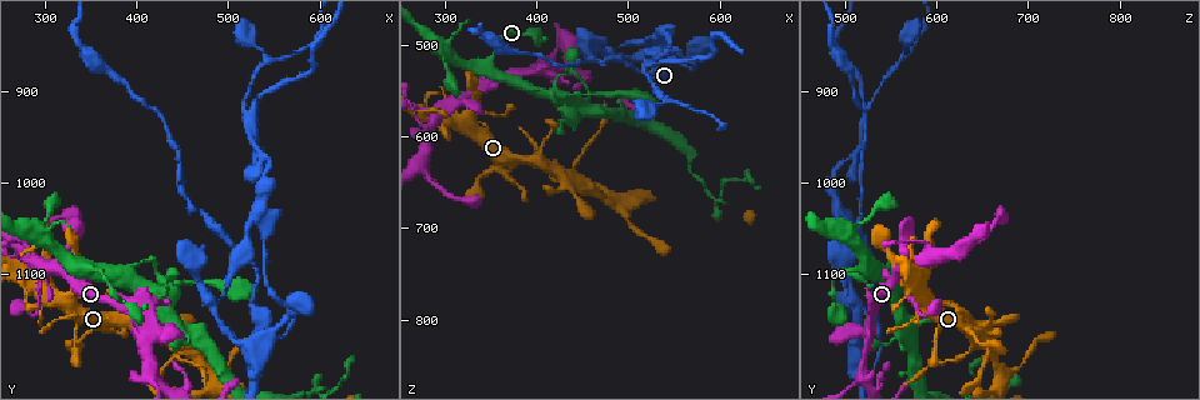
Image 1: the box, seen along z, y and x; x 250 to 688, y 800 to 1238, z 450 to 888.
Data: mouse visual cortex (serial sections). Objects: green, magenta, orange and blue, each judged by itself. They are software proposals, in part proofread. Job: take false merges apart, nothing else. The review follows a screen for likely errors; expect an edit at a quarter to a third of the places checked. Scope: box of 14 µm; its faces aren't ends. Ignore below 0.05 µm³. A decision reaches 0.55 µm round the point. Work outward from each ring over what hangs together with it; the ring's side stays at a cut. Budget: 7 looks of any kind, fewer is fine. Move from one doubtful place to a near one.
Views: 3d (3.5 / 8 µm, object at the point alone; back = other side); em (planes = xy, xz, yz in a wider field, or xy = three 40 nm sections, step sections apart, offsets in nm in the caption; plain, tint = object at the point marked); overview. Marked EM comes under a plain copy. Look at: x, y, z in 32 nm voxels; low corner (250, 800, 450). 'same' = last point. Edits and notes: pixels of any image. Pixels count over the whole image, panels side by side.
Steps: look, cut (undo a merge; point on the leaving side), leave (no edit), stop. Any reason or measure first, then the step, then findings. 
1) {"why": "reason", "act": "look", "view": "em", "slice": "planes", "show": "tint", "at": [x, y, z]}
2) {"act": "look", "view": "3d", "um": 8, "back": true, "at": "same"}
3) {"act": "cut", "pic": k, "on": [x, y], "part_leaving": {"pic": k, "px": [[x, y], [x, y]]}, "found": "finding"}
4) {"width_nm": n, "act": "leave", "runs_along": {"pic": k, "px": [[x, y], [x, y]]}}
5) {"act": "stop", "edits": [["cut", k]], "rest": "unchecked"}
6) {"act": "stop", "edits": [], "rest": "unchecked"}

{"why": "thin arm on a thick one", "act": "look", "view": "3d", "um": 3.5, "at": [280, 1070, 595]}

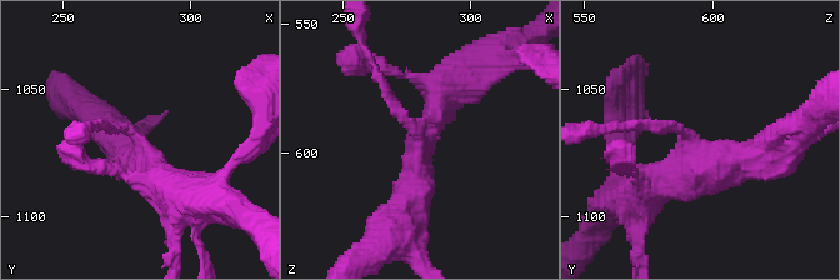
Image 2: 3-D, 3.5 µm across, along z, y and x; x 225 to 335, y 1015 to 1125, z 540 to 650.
{"arms": 3, "arm_widths_nm": [150, 450, 450], "why": "now the EM", "act": "look", "view": "em", "slice": "xy", "step": 1, "show": "tint", "at": [278, 1072, 591]}

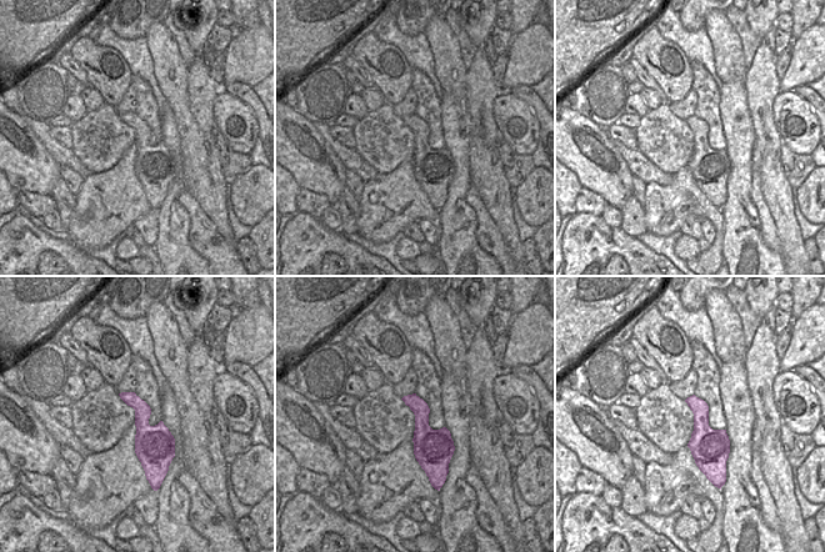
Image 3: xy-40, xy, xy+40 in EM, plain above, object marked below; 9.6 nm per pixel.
{"act": "leave", "runs_along": {"pic": 2, "px": [[173, 188], [130, 130], [95, 123]]}, "found": "continuous, no second cell"}

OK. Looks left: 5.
{"why": "thin arm on a thick one", "act": "look", "view": "3d", "um": 8, "at": [530, 1210, 510]}

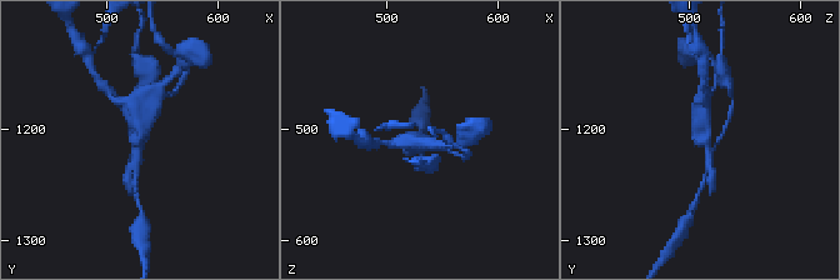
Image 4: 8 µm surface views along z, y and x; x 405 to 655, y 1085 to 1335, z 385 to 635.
{"arms": 3, "arm_widths_nm": [150, 250, 500], "act": "look", "view": "em", "slice": "xy", "step": 1, "show": "tint", "at": [530, 1210, 512]}

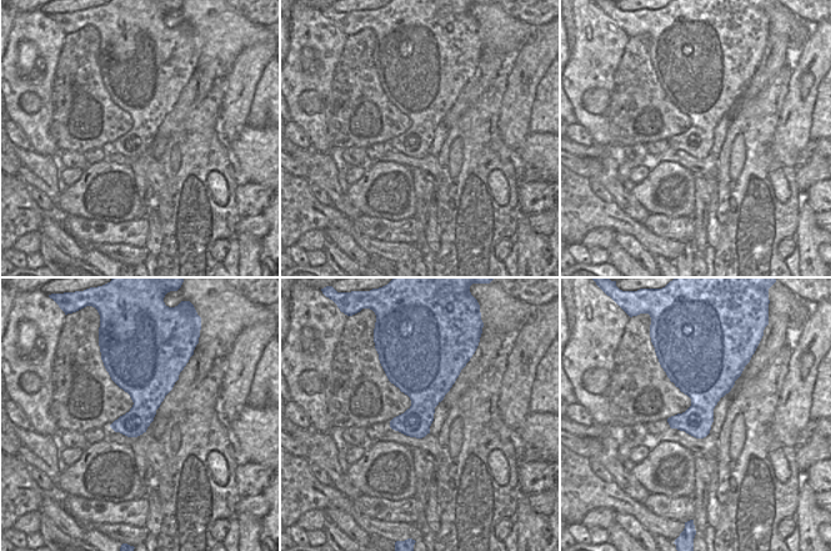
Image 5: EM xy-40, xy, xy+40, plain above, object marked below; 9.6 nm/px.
{"width_nm": 320, "act": "cut", "pic": 4, "on": [706, 128], "part_leaving": {"pic": 4, "px": [[710, 150], [701, 136], [704, 98]]}, "found": "a second cell is stuck on"}

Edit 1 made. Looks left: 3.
{"act": "stop", "edits": [["cut", 4]], "rest": "unchecked"}

